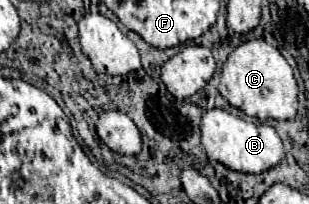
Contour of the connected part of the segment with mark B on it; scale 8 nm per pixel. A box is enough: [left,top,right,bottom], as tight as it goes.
[201,109,285,173]

